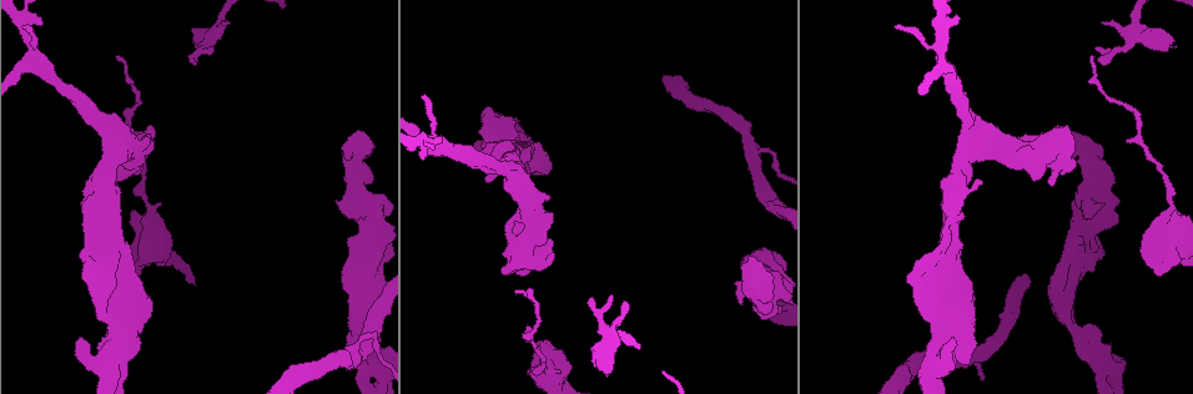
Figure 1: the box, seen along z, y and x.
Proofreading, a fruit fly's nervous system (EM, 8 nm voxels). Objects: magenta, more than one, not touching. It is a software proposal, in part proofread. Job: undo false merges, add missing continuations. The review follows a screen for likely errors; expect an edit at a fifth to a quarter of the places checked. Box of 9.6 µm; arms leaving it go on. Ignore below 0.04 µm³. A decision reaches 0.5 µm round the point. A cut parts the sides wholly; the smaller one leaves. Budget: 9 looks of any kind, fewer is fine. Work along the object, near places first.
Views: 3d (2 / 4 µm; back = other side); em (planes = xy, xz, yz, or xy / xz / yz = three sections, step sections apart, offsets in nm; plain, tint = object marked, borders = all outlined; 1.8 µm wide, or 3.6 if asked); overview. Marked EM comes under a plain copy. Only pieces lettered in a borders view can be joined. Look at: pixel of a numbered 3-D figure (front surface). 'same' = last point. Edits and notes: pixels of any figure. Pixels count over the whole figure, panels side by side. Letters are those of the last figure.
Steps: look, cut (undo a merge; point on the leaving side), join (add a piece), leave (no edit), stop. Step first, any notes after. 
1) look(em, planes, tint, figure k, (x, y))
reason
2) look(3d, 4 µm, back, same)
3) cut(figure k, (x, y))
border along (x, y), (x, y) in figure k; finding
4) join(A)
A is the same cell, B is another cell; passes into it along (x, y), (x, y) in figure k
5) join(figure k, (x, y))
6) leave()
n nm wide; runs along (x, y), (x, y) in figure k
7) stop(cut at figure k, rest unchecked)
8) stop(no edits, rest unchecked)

look(3d, 4 µm, figure 1, (1101, 60))
thin end

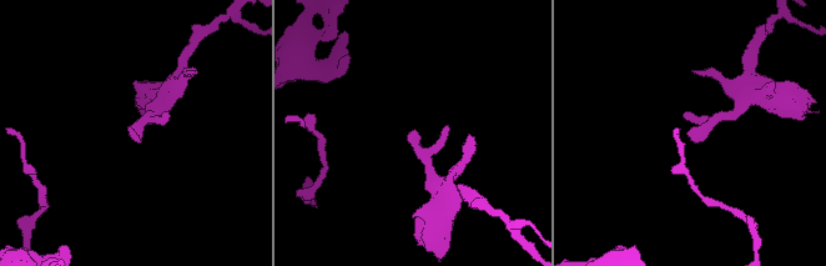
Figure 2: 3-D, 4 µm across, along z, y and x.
look(em, xz, step 8, borders, figure 2, (136, 136))
need the tissue

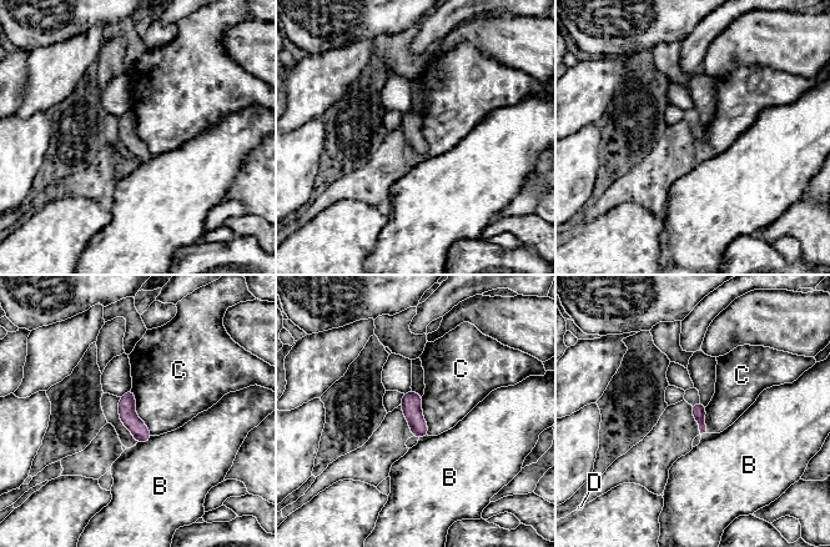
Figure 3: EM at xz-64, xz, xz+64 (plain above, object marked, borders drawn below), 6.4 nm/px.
look(em, planes, borders, same)

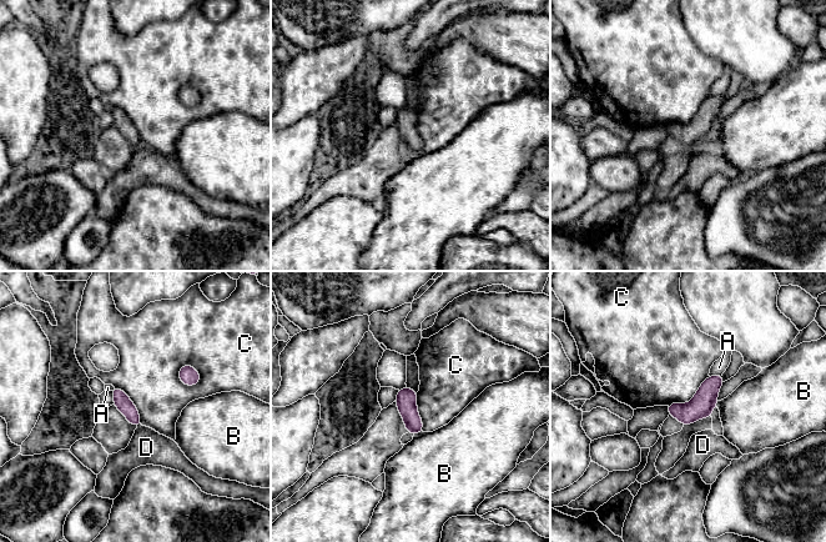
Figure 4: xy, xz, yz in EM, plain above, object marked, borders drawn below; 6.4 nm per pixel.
leave()
110 nm wide; A, B, C and D are other cells; border along (184, 364), (199, 372), (195, 386) in figure 4; none of them fits

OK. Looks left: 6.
look(3d, 2 µm, figure 1, (532, 216))
branch point

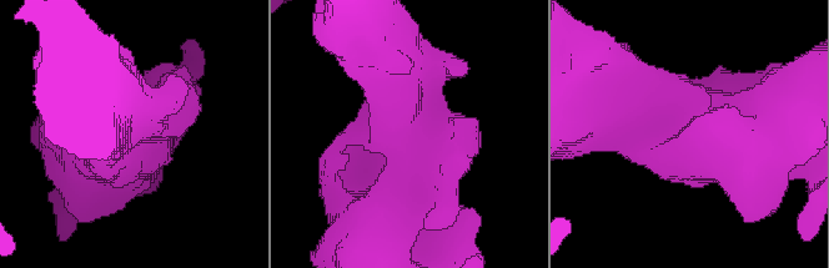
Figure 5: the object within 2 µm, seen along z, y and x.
look(em, planes, tint, figure 5, (407, 133))

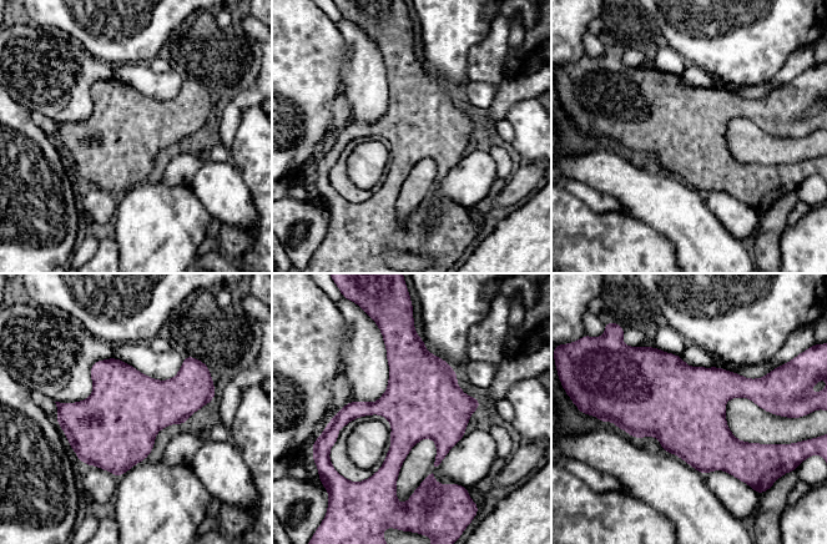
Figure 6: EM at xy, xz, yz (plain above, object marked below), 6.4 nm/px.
look(em, planes, borders, same)

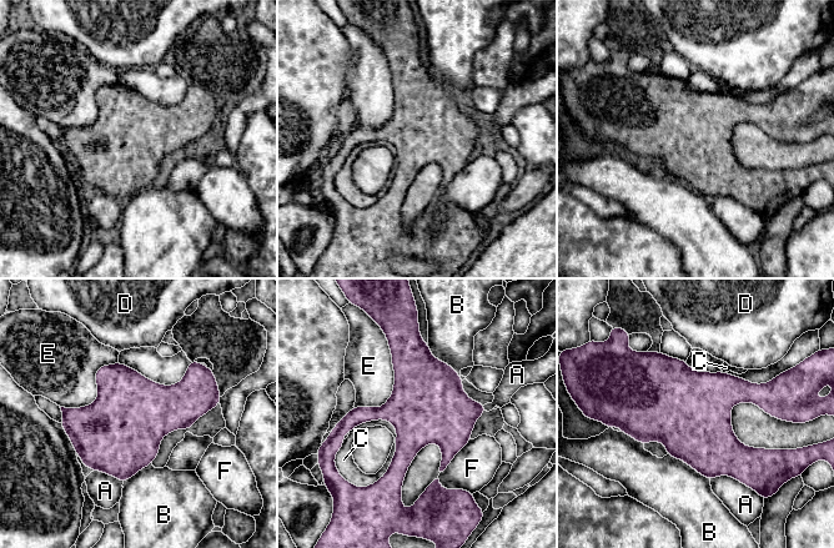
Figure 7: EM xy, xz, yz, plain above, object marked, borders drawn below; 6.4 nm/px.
leave()
E touches over 500 nm; A, B, C, D, E and F are other cells; continuous, no second neuron

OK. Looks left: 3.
look(3d, 2 µm, back, figure 1, (353, 135))
stops while still wide

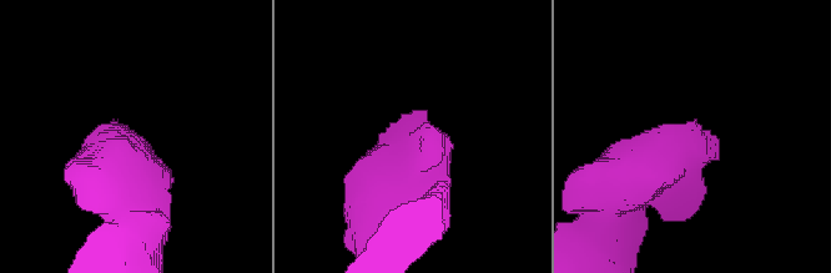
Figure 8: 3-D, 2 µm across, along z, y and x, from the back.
look(em, 3.6 µm, planes, borders, figure 8, (417, 111))
need the tissue

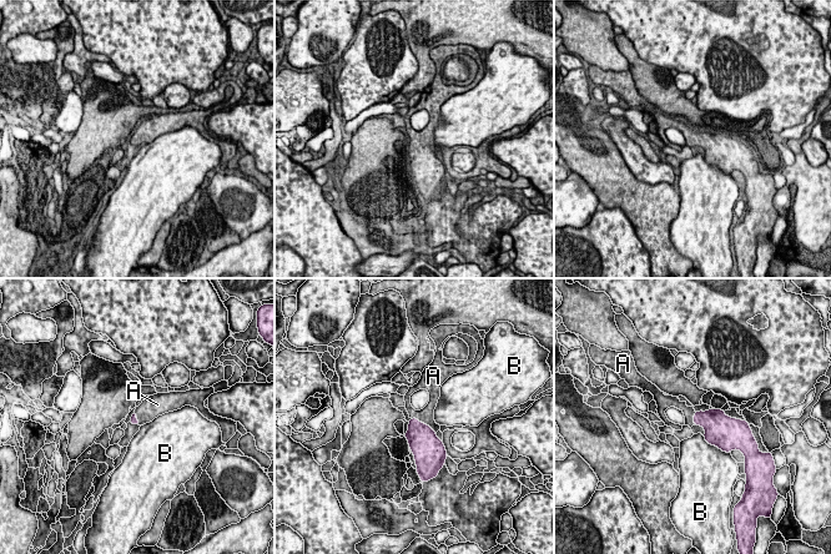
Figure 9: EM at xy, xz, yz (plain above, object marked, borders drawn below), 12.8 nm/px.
join(A)
A is the same cell, B is another cell; passes into it along (422, 439), (423, 423), (426, 416) in figure 9; the neuron continues

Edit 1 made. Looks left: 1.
stop(join at figure 9, rest unchecked)

